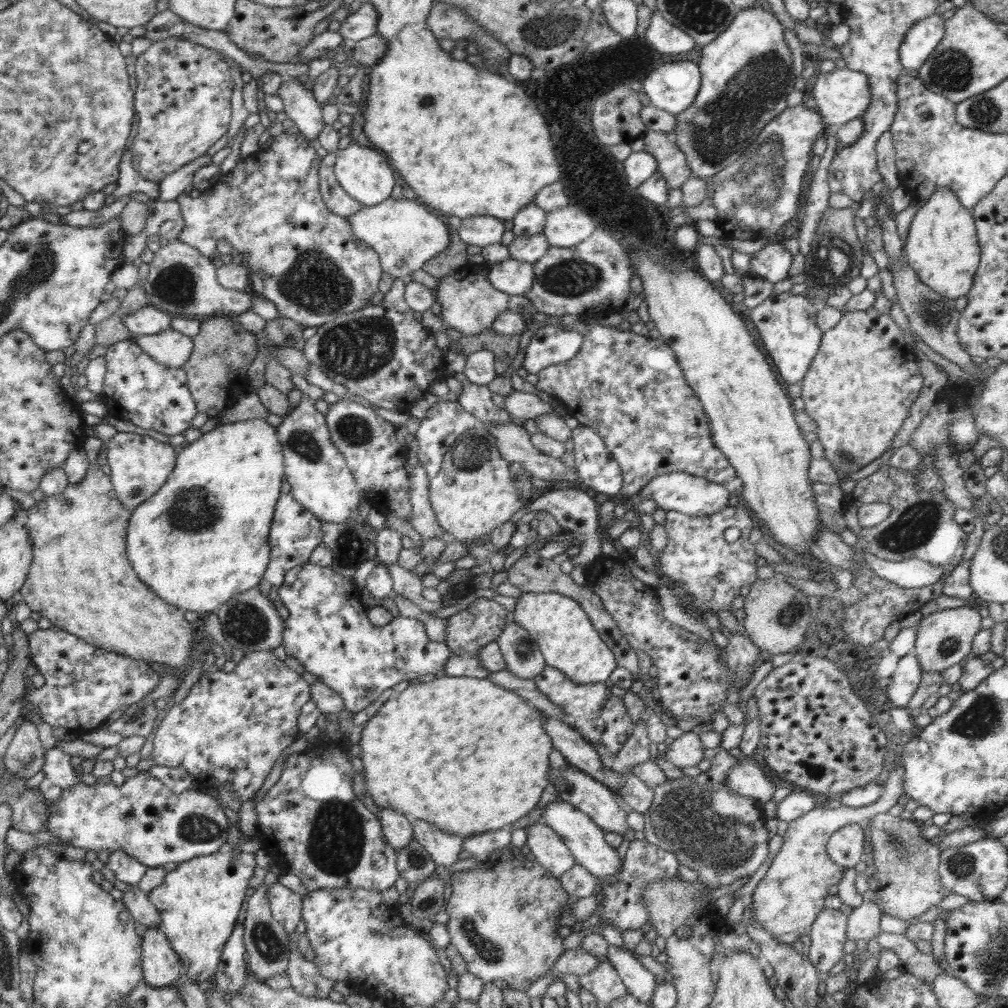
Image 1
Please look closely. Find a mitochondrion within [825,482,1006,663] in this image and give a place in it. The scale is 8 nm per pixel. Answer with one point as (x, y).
(916, 524)

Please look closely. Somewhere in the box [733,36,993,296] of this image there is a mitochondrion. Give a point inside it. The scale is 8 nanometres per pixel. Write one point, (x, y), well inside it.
(950, 69)

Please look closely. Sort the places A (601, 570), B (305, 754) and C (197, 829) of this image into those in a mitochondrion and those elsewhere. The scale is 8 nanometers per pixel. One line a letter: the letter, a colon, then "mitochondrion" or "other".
A: other
B: other
C: mitochondrion

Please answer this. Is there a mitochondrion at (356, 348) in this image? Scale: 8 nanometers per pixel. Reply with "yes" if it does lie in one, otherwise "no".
yes

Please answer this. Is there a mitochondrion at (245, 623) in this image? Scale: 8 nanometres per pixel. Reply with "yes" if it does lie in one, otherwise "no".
yes

